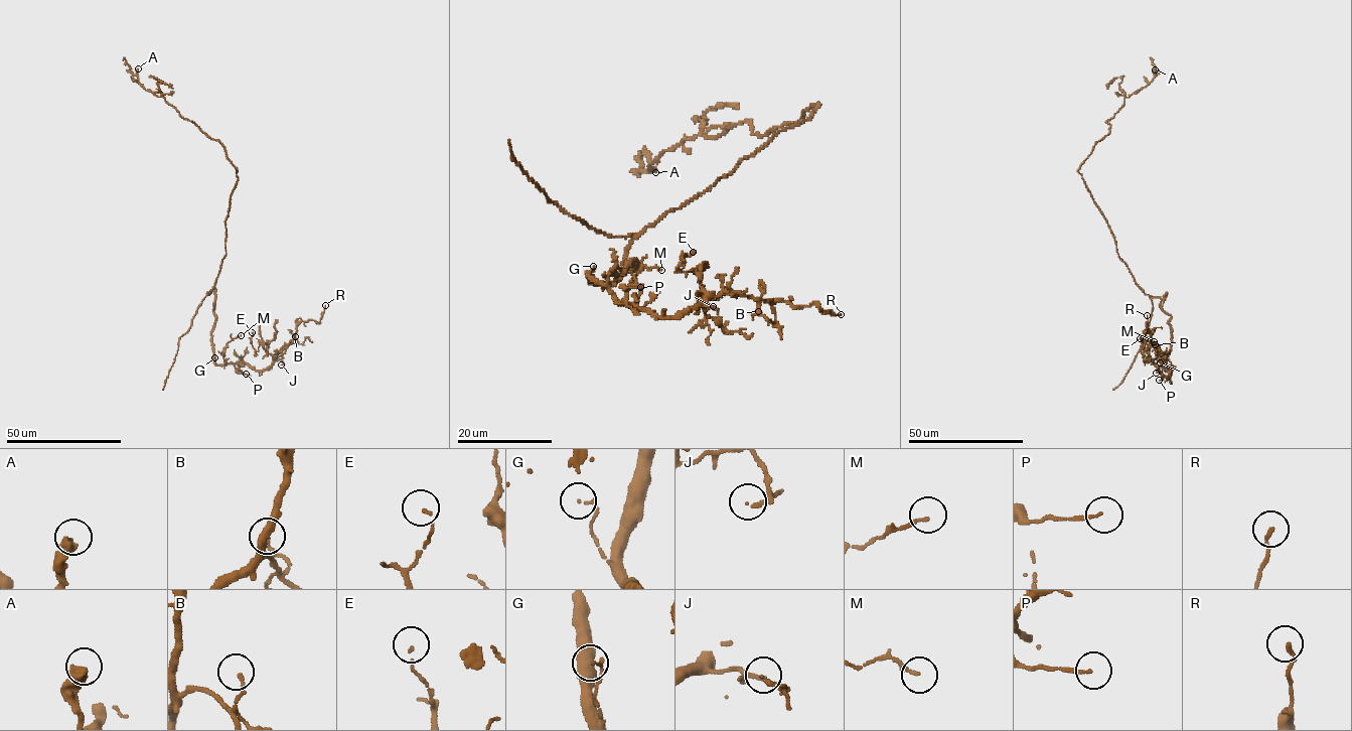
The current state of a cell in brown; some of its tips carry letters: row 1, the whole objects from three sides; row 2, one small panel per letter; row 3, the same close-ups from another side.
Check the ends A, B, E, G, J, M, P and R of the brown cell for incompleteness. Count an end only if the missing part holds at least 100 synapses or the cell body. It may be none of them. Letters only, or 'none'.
none

